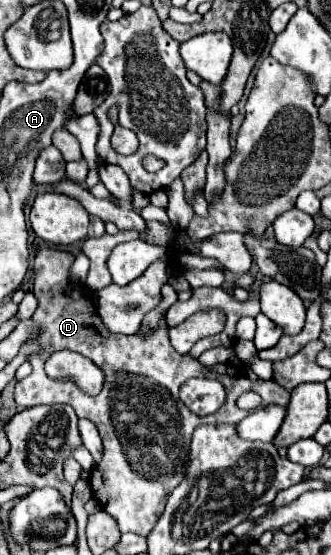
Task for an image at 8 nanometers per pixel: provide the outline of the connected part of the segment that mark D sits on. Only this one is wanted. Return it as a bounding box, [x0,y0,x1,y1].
[16,249,290,535]

